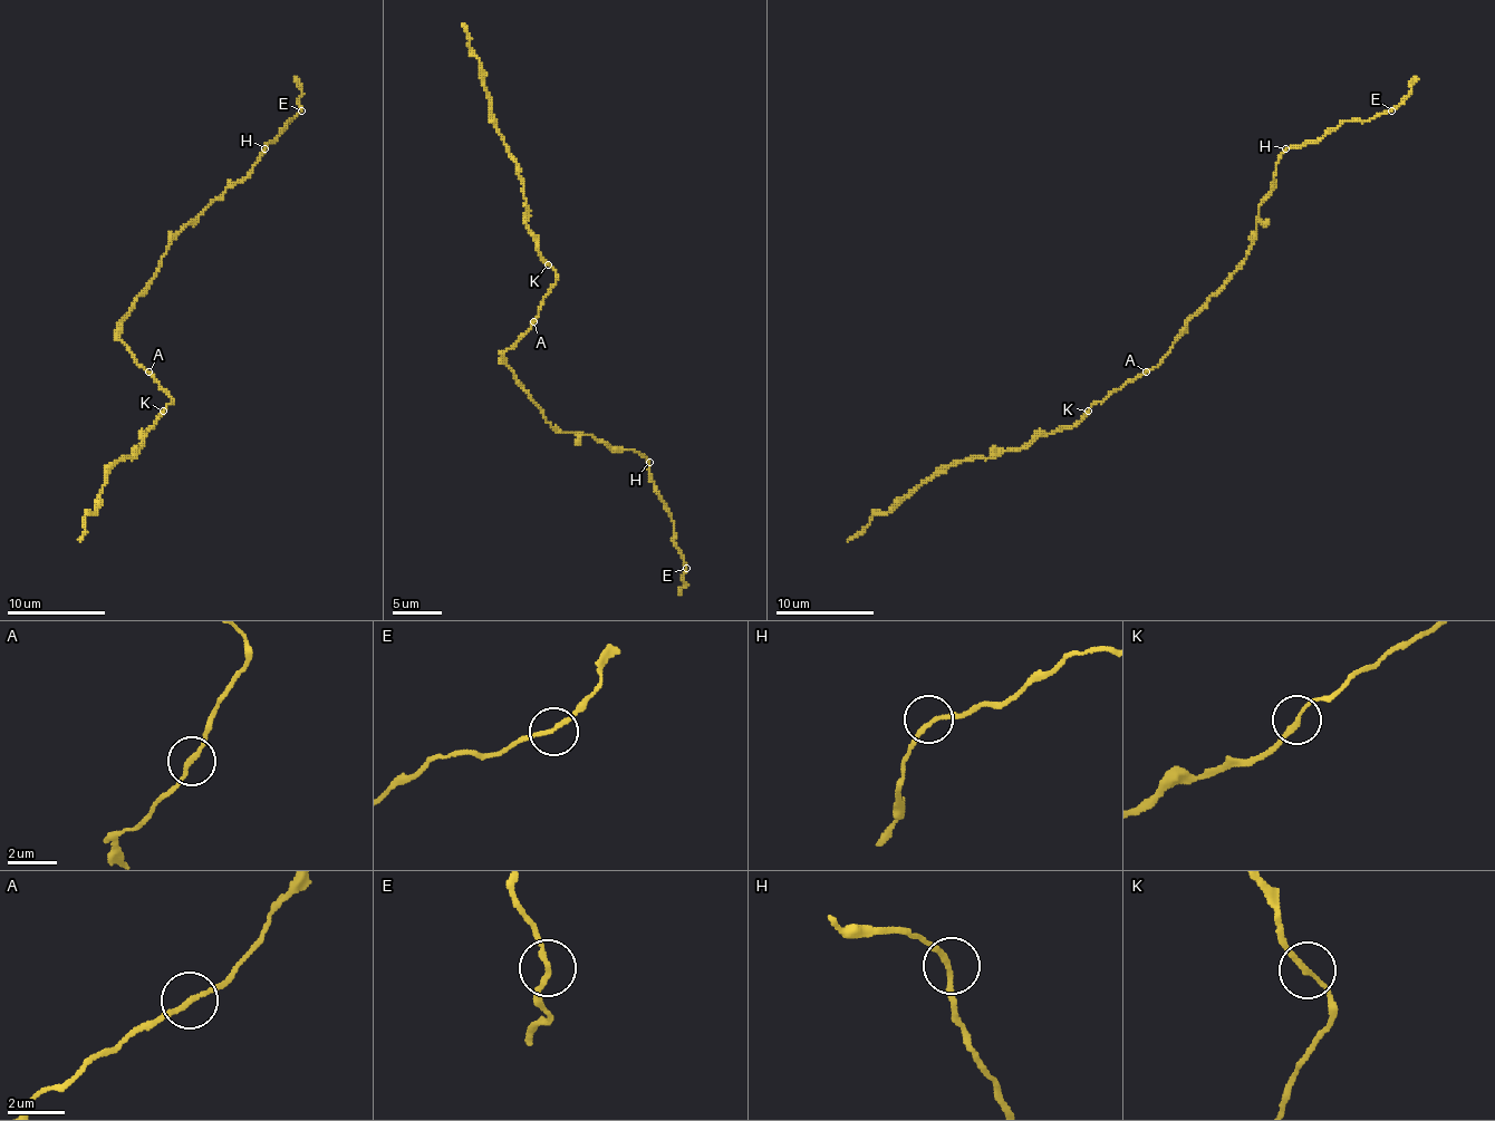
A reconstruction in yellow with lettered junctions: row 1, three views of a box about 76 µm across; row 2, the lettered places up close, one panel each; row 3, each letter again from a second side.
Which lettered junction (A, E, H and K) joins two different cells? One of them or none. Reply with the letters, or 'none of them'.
K

